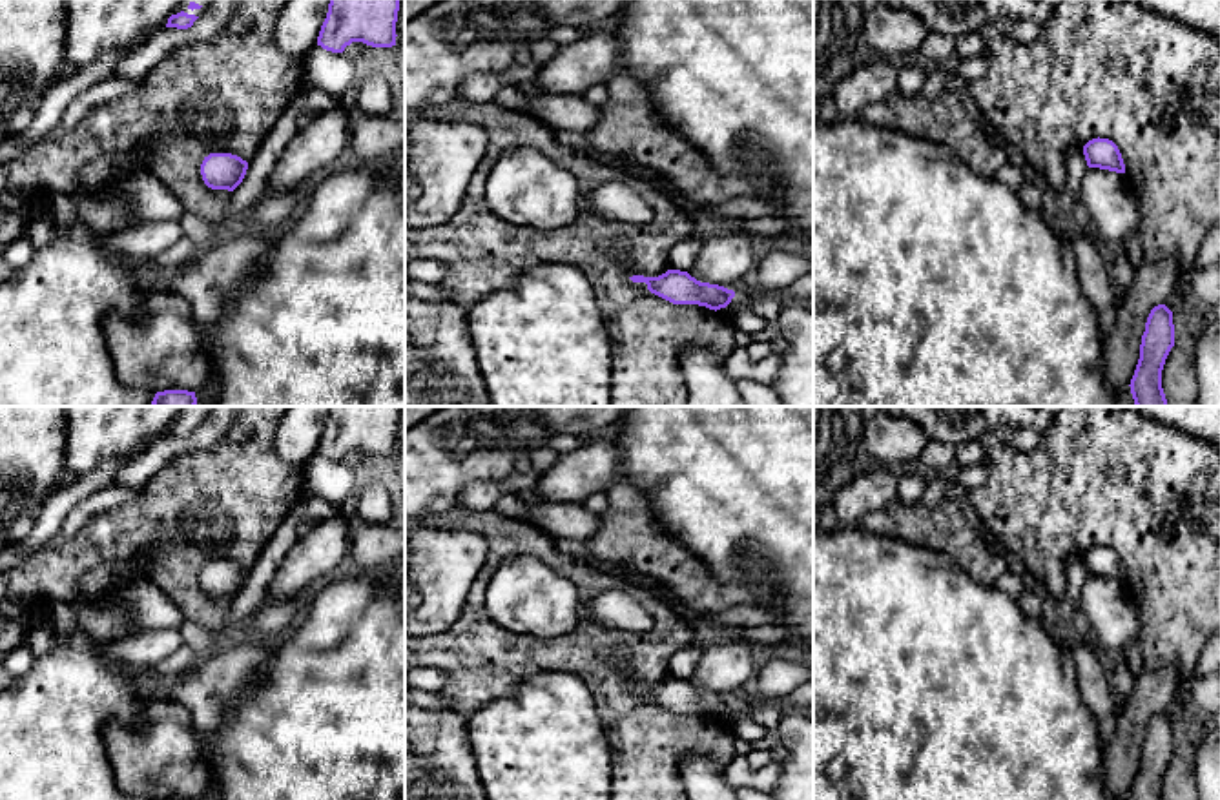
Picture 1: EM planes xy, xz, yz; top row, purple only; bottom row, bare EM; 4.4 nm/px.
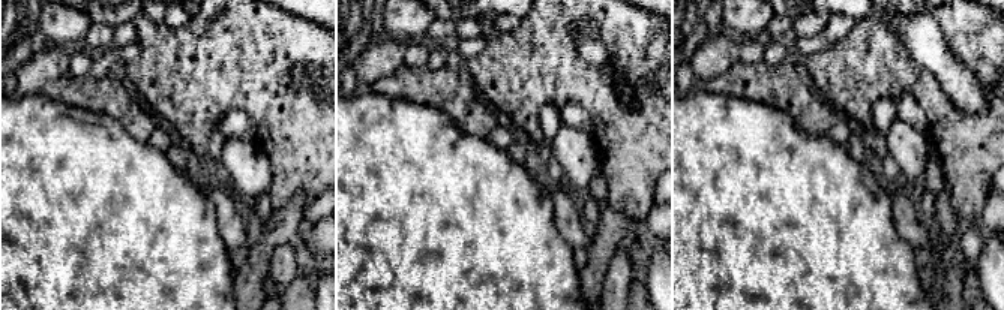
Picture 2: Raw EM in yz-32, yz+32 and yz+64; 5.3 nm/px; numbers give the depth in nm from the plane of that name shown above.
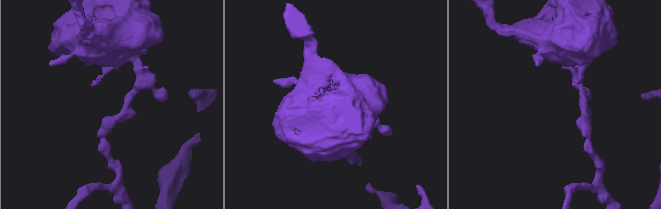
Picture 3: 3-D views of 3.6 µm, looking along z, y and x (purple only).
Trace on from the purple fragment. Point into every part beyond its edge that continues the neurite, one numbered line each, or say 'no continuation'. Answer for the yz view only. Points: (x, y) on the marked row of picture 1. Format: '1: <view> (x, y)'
no continuation

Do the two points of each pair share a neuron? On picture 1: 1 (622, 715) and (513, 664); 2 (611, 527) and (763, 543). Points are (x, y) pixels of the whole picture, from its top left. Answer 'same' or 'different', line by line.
1: same
2: different

